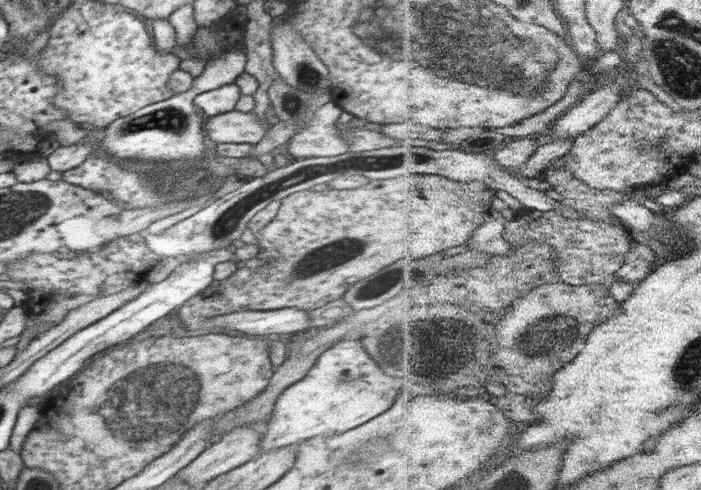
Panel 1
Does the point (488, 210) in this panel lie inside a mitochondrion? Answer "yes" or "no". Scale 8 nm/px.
no

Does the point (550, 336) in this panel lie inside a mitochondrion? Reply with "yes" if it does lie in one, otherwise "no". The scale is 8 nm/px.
yes

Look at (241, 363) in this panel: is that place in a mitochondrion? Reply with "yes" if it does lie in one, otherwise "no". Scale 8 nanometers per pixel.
no

